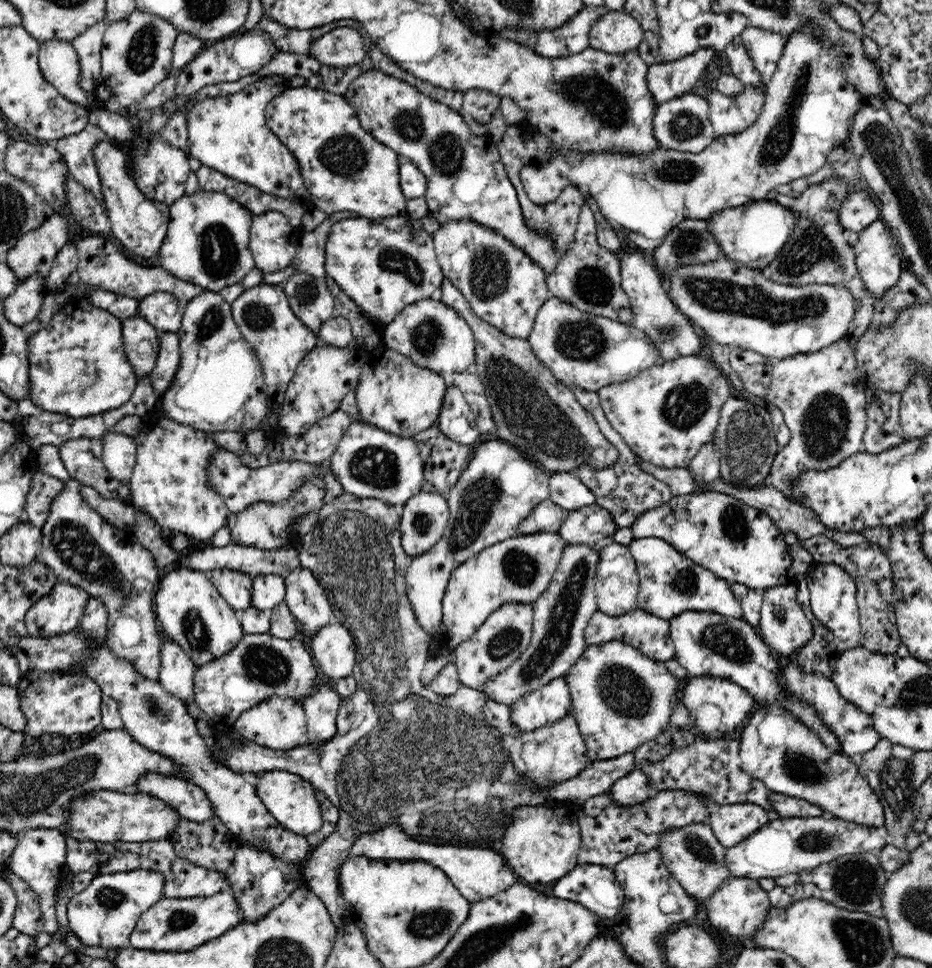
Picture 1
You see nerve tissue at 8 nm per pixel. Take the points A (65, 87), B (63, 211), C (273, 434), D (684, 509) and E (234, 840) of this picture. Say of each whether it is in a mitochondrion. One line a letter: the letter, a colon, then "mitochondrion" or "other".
A: other
B: other
C: other
D: other
E: other

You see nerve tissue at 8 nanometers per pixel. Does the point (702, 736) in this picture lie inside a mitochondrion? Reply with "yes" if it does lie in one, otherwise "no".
no

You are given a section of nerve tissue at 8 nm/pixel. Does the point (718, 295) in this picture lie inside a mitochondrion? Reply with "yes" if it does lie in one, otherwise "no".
yes

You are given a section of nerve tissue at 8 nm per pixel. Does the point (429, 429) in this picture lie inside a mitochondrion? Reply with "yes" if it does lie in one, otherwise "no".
no

